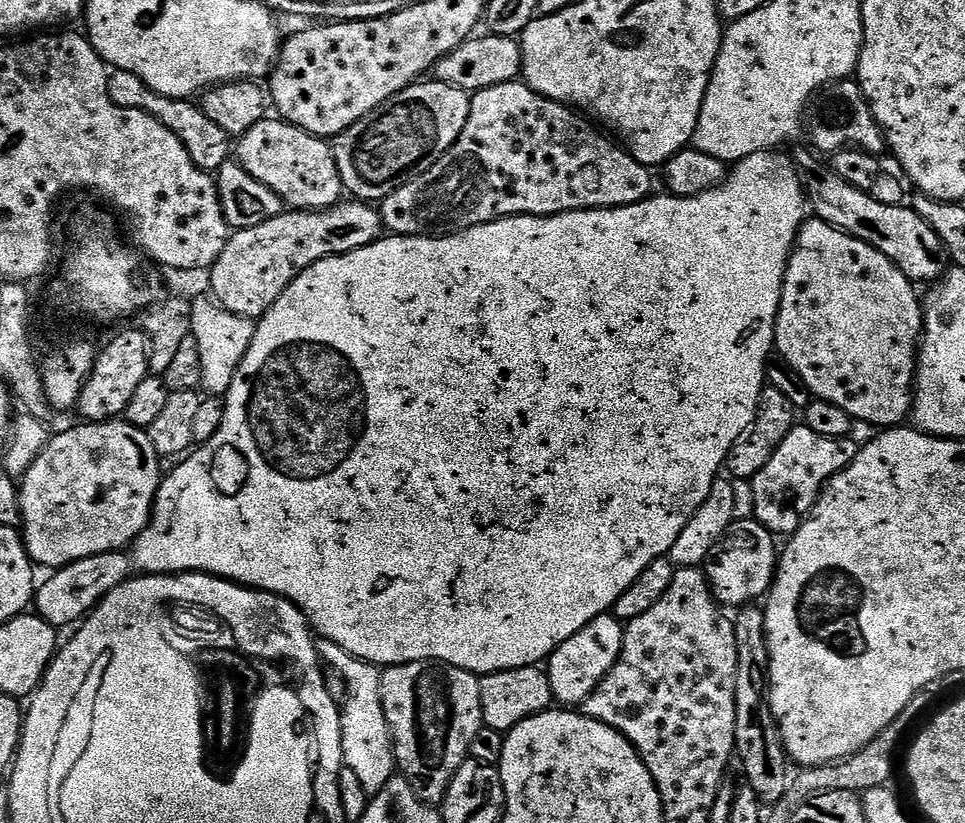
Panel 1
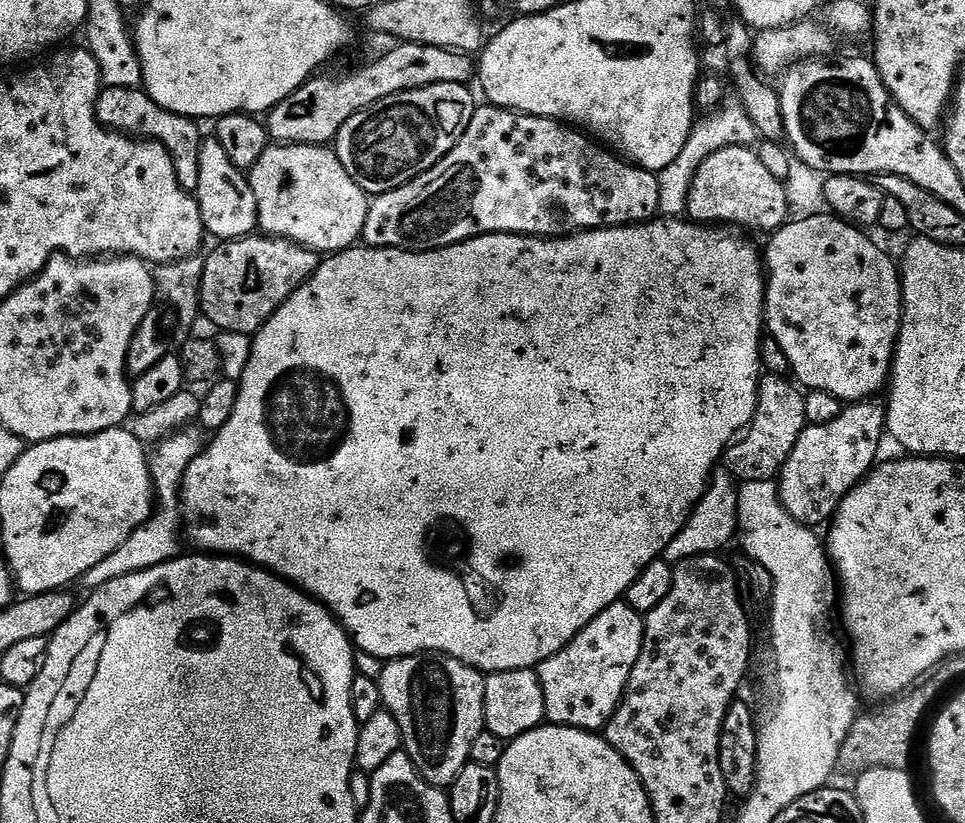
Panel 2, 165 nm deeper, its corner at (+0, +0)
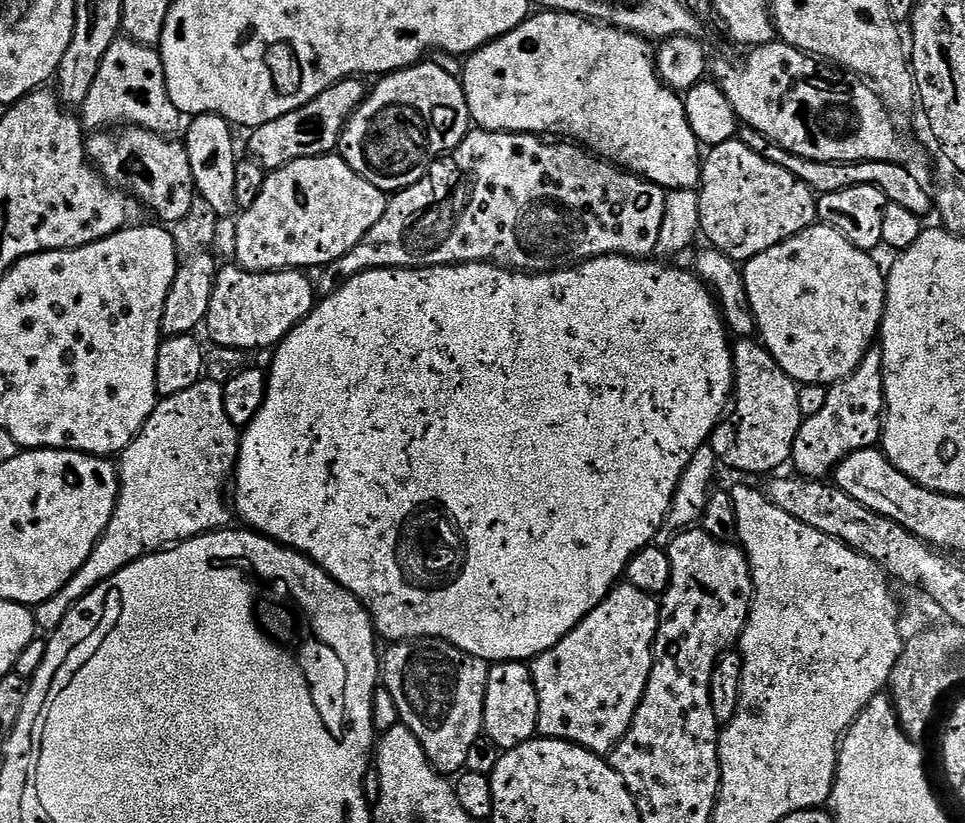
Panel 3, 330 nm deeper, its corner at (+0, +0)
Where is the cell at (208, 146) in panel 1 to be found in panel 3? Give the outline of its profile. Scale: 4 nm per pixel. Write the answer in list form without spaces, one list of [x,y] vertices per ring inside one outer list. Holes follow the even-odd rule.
[[[121,126],[111,130],[92,130],[84,137],[84,153],[88,155],[88,160],[92,163],[93,168],[100,173],[103,180],[112,185],[112,187],[119,188],[121,192],[127,192],[129,196],[139,201],[147,211],[149,208],[149,210],[160,219],[157,221],[163,222],[168,226],[175,226],[179,224],[182,218],[186,218],[186,214],[190,210],[190,205],[194,202],[194,198],[196,197],[196,183],[194,182],[194,174],[190,170],[190,154],[188,153],[188,149],[184,147],[179,139],[172,139],[176,138],[163,132],[151,132],[145,128],[133,128],[131,126]]]

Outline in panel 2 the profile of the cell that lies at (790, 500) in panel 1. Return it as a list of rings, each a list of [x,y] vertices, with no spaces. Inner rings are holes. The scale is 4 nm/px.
[[[852,402],[841,407],[838,418],[825,424],[808,424],[794,442],[790,458],[778,473],[780,505],[799,524],[817,526],[831,521],[844,495],[856,487],[877,463],[880,439],[886,436],[886,412],[876,402]]]

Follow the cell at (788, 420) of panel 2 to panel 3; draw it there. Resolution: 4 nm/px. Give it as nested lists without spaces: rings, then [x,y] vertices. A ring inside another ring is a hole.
[[[740,338],[735,341],[734,347],[732,348],[732,371],[734,373],[734,399],[731,401],[730,404],[730,411],[725,415],[724,419],[720,421],[720,425],[716,427],[715,432],[712,433],[712,439],[710,441],[710,447],[714,450],[714,454],[716,455],[717,461],[721,465],[724,464],[728,468],[733,468],[736,472],[772,472],[775,473],[777,470],[775,468],[780,468],[783,466],[783,464],[787,465],[789,461],[792,459],[792,447],[794,446],[794,438],[798,434],[798,430],[800,429],[801,423],[802,423],[802,417],[800,415],[800,407],[798,406],[798,394],[800,393],[800,388],[798,387],[795,380],[791,380],[791,378],[786,374],[786,370],[782,370],[782,366],[778,366],[778,362],[772,357],[771,354],[768,353],[768,349],[764,347],[763,343],[759,339],[756,338]]]

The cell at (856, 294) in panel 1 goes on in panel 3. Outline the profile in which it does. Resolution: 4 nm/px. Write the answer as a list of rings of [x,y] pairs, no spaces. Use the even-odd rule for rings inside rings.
[[[817,222],[743,265],[746,294],[754,310],[759,339],[797,385],[831,386],[845,380],[873,347],[884,317],[886,298],[886,272],[876,265],[876,258],[873,253],[854,246],[838,230]]]

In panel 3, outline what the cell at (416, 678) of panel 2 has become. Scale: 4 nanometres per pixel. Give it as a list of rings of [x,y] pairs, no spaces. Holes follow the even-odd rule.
[[[427,638],[402,640],[389,643],[387,647],[388,649],[383,649],[382,652],[382,684],[383,687],[387,688],[391,698],[394,700],[394,706],[397,707],[397,713],[400,716],[399,723],[406,725],[414,734],[414,738],[418,738],[418,742],[422,742],[422,750],[426,750],[426,758],[435,766],[437,772],[441,774],[459,774],[465,771],[466,757],[470,746],[474,746],[474,742],[484,731],[484,687],[488,684],[489,661],[474,658],[474,654],[466,654],[445,640],[430,640]]]

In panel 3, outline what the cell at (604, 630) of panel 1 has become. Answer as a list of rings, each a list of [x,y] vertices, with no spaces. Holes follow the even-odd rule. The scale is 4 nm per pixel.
[[[620,582],[562,642],[531,661],[532,681],[538,694],[539,735],[549,740],[565,740],[597,754],[611,753],[626,730],[630,730],[630,722],[642,702],[659,625],[660,600],[638,590],[638,586]]]

